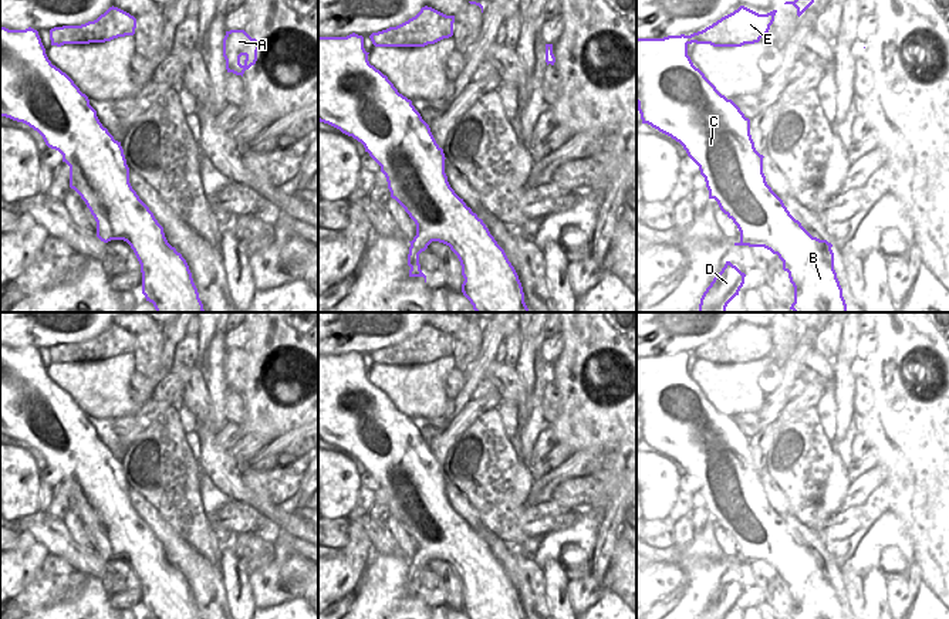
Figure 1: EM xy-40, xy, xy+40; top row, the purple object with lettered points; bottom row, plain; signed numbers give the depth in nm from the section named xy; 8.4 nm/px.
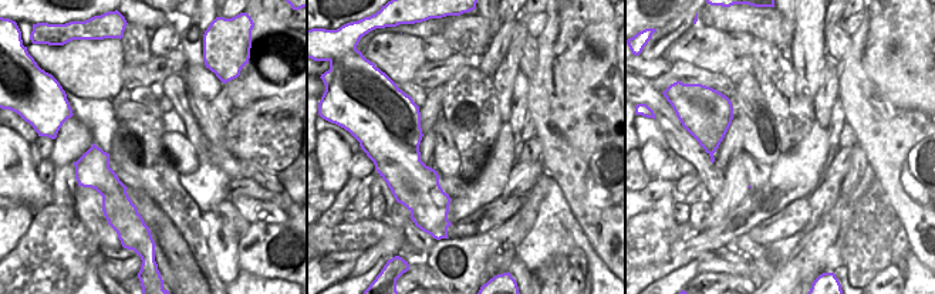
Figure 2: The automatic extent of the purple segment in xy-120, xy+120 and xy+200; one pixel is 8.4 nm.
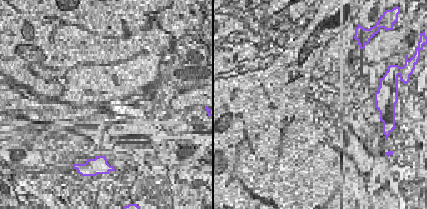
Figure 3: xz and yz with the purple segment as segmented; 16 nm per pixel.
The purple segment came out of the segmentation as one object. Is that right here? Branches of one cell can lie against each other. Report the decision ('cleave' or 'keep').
keep

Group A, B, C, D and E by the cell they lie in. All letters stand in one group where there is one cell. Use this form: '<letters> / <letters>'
A B C D E

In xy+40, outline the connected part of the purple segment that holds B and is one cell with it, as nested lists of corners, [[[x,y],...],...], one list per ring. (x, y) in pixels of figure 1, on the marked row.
[[[744,6],[722,17],[712,26],[690,35],[663,38],[636,38],[636,104],[642,124],[679,142],[688,156],[699,166],[709,190],[720,210],[740,231],[734,246],[764,247],[777,254],[783,270],[794,287],[794,312],[848,312],[842,288],[834,270],[833,244],[813,237],[796,220],[783,200],[771,190],[763,173],[760,155],[750,135],[750,119],[740,108],[722,95],[696,68],[688,55],[688,45],[742,47],[759,43],[774,21],[777,10],[759,14]]]

